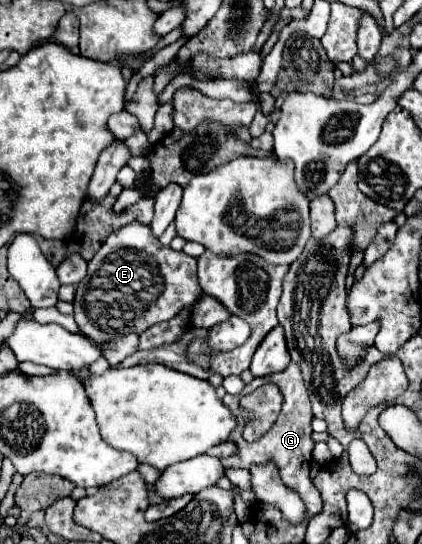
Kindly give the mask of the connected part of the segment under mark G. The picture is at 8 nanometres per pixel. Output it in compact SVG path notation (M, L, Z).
M291 361L287 365L287 369L283 369L279 373L271 373L271 375L265 377L254 378L251 383L246 385L241 394L251 393L261 385L272 382L279 386L284 397L283 411L279 413L277 423L269 429L269 433L265 433L263 439L259 439L255 443L247 443L243 439L242 433L244 418L237 418L237 427L231 439L239 445L239 451L235 455L231 455L229 459L225 459L223 467L225 469L239 469L239 467L253 467L253 465L267 465L267 463L277 465L283 483L287 487L297 489L297 493L305 501L307 511L309 511L309 515L307 515L305 521L309 521L311 515L315 515L317 511L321 511L321 495L317 495L317 489L313 487L313 483L309 479L311 449L313 449L313 439L311 439L311 417L313 417L313 413L311 413L311 401L309 401L309 393L307 393L307 387L305 387L299 363Z

